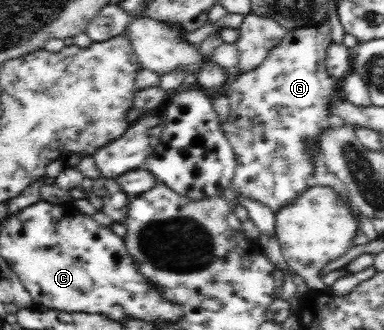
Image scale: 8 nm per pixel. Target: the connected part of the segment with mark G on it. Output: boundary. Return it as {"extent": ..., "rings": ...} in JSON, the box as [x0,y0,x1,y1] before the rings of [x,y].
{"extent":[222,21,341,213],"rings":[[[328,21],[304,28],[293,28],[287,31],[280,44],[271,50],[262,64],[254,70],[242,73],[234,81],[226,82],[224,93],[230,101],[230,116],[222,123],[222,132],[236,155],[234,176],[230,180],[229,188],[238,196],[265,204],[274,213],[308,188],[306,179],[313,178],[314,163],[306,155],[306,142],[319,149],[318,135],[332,128],[327,106],[340,89],[341,81],[332,78],[324,64],[326,51],[332,43]]]}

